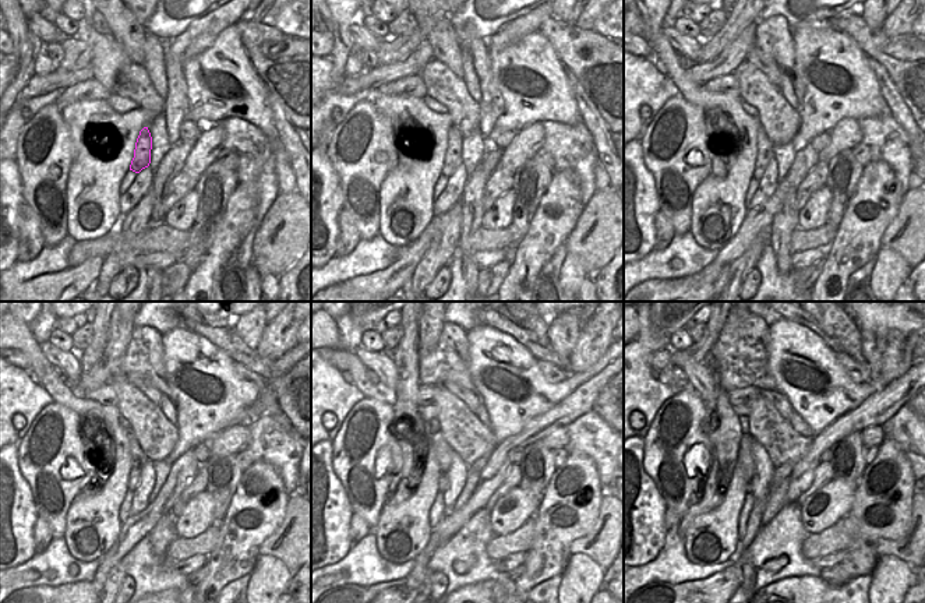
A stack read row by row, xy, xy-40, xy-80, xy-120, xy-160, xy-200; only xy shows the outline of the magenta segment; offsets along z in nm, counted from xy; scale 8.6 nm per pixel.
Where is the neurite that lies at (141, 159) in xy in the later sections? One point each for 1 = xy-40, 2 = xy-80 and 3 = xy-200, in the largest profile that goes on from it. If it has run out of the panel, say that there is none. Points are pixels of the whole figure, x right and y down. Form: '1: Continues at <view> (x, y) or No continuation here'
1: Continues at xy-40 (452, 159)
2: Continues at xy-80 (763, 145)
3: Continues at xy-200 (745, 458).

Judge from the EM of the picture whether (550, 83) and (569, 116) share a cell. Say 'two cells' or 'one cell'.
one cell

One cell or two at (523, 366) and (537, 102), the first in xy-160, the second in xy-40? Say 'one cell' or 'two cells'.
one cell

